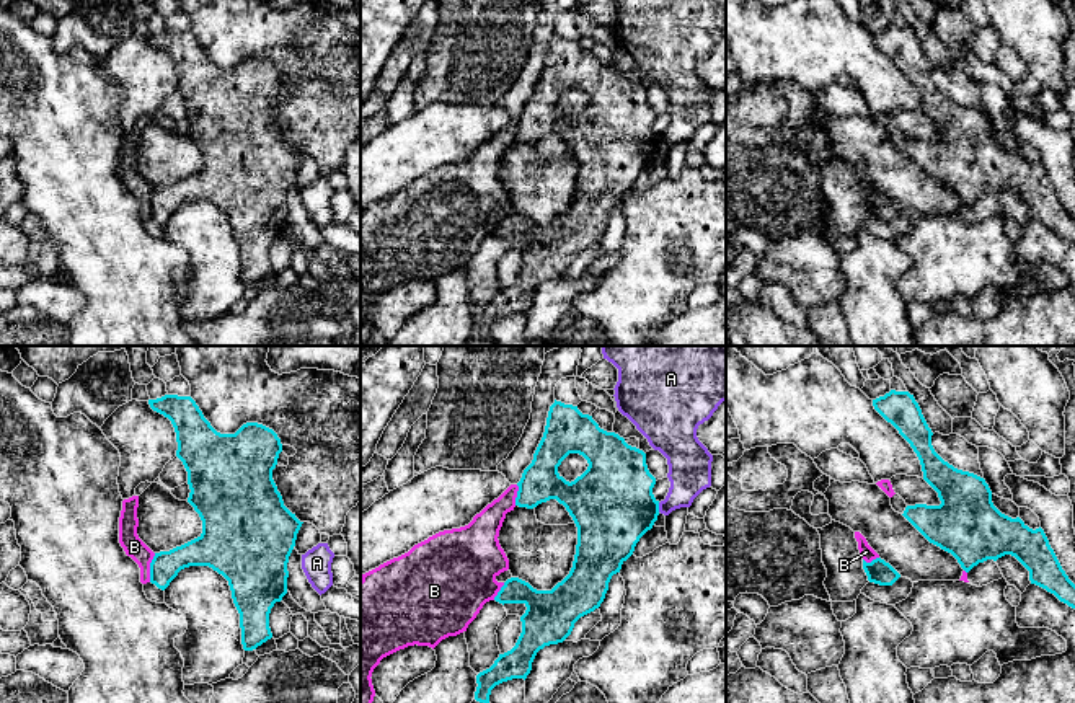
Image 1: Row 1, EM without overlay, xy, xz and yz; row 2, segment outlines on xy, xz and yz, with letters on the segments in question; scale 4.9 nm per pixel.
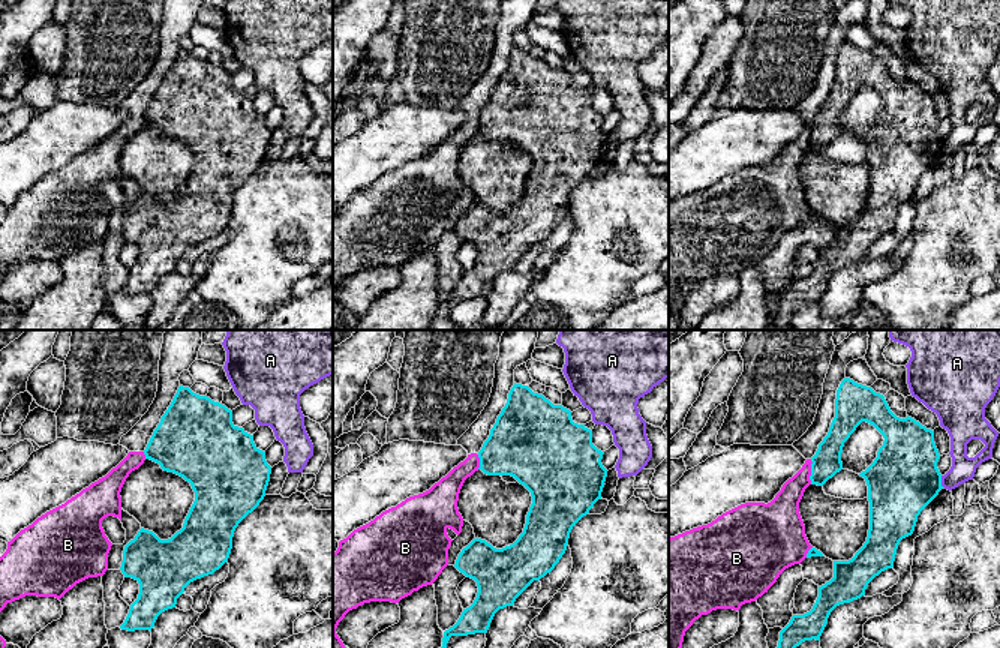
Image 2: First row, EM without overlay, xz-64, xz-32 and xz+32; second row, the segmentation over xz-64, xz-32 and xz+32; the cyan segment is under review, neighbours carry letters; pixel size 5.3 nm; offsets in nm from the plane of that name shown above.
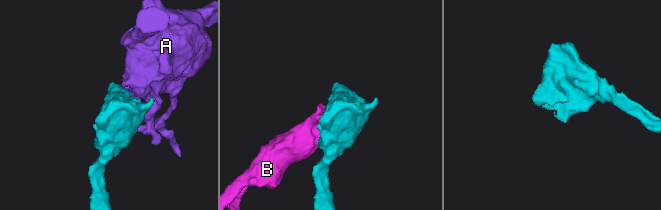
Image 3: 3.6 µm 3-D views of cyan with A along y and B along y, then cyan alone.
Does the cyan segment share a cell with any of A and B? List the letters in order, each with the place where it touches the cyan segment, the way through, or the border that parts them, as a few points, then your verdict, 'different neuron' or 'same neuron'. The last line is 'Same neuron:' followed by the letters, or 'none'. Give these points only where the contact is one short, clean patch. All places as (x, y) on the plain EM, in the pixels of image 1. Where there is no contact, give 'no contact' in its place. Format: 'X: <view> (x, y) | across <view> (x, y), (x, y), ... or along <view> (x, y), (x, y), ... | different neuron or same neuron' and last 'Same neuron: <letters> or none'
A: xz (658, 142) | different neuron
B: xy (150, 203) | different neuron
Same neuron: none

